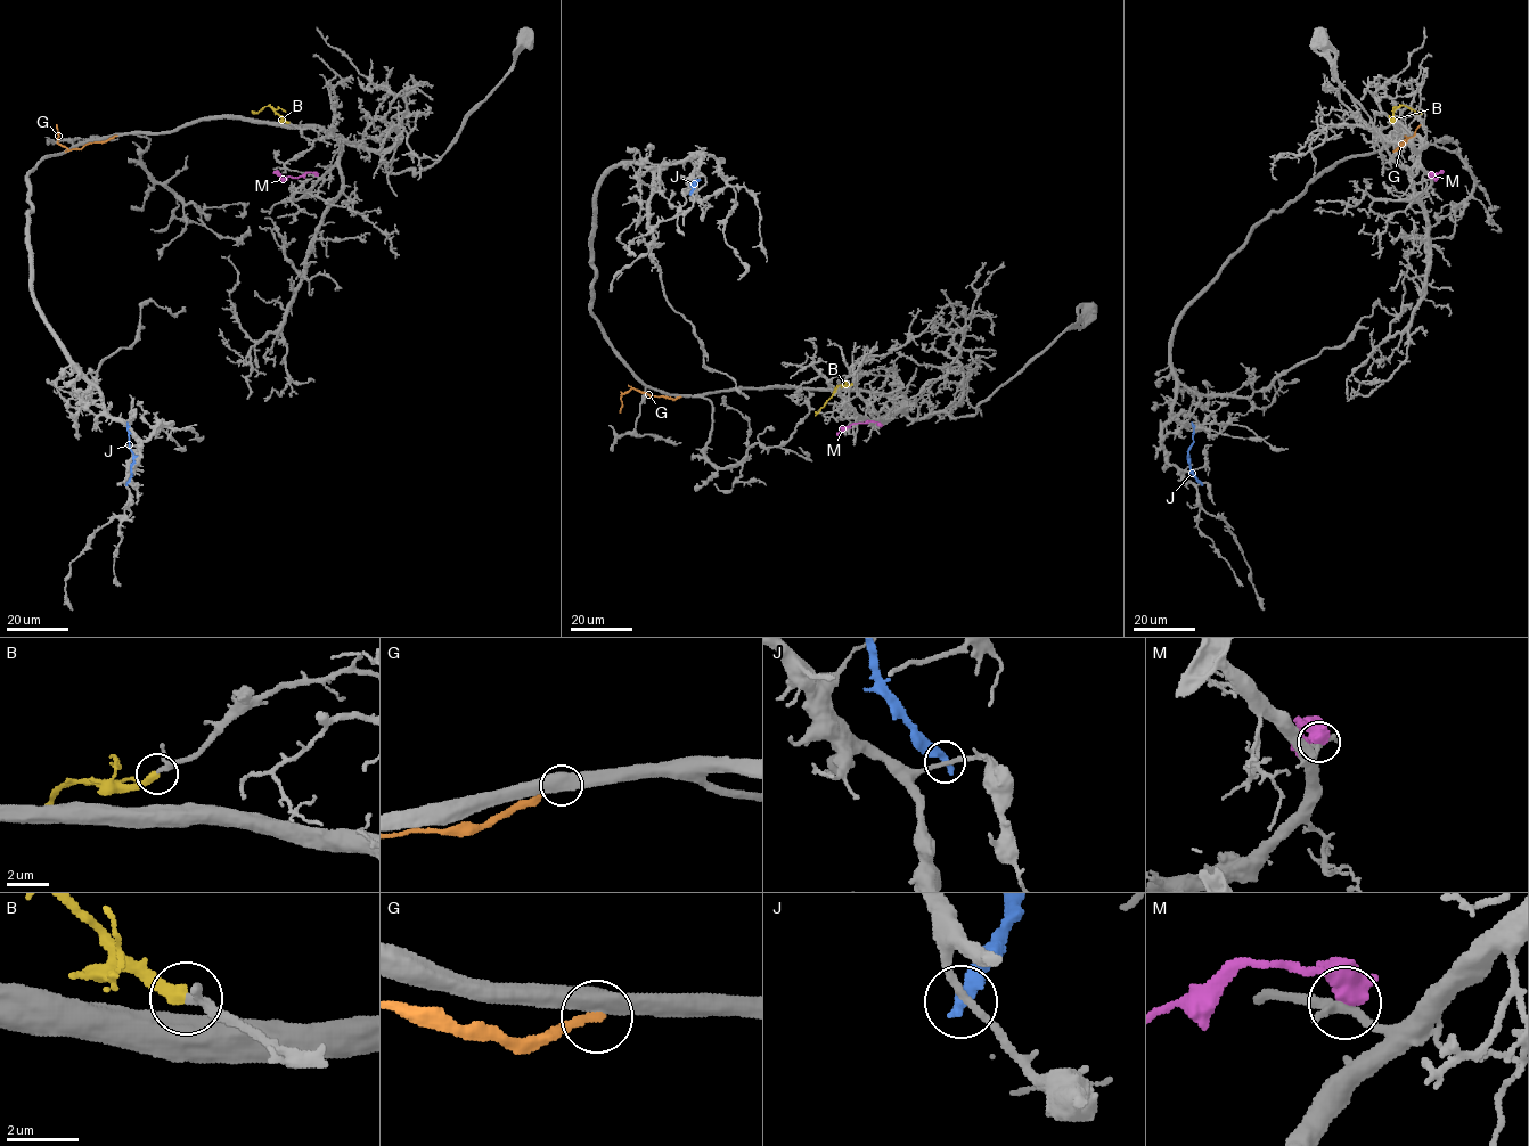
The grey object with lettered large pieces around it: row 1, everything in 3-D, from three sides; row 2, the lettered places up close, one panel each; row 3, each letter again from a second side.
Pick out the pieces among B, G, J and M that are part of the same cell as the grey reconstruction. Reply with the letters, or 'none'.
B

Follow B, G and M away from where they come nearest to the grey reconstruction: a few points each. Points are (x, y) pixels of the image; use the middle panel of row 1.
B: (852, 384), (839, 384), (815, 416)
G: (679, 396), (651, 396), (631, 389), (621, 394), (620, 412)
M: (879, 425), (869, 420), (850, 424), (836, 435)

